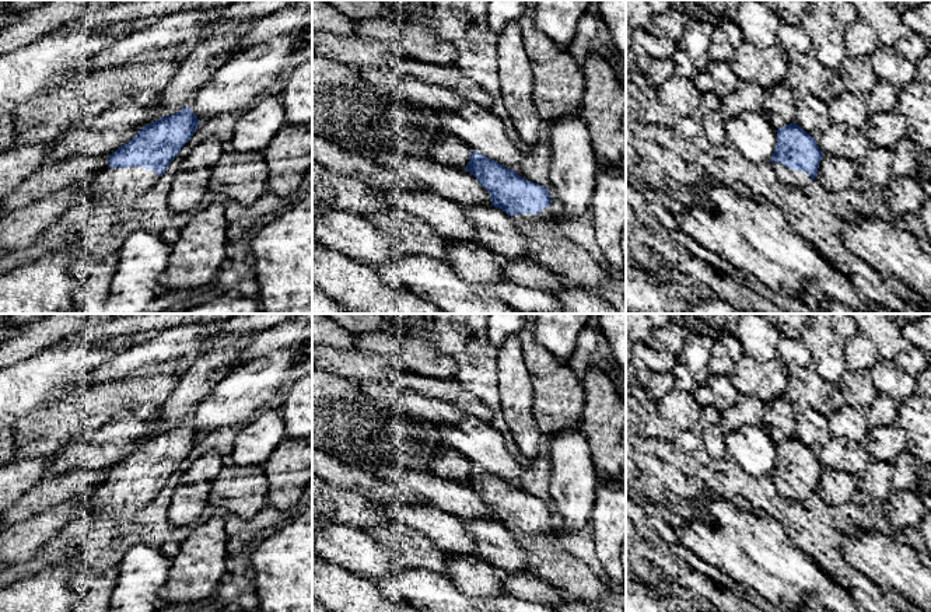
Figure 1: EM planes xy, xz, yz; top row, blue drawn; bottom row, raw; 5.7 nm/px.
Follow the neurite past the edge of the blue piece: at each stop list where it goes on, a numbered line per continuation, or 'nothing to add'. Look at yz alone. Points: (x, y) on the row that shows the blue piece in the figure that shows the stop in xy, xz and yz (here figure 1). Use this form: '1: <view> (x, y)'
1: yz (788, 177)

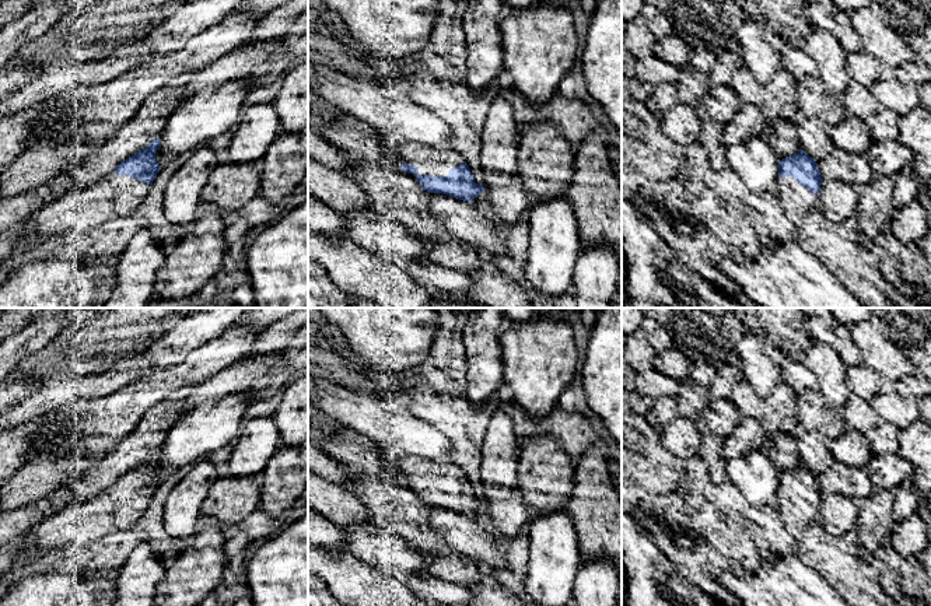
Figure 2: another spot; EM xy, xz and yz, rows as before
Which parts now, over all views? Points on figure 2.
1: xz (430, 161)

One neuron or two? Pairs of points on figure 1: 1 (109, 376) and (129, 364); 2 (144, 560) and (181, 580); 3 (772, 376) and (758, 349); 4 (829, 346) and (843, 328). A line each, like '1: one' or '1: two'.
1: one
2: two
3: two
4: two

